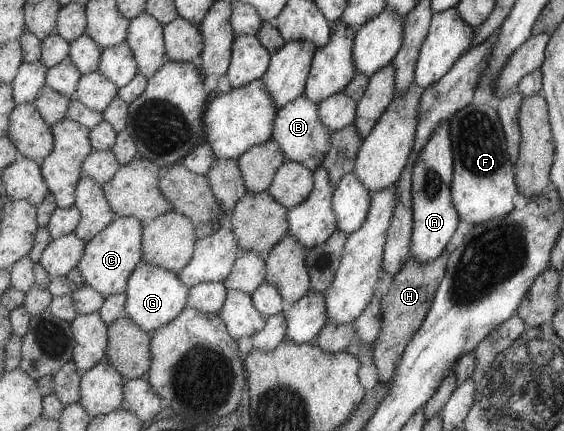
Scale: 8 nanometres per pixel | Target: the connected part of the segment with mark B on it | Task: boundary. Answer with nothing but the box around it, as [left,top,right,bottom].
[273,97,334,171]

